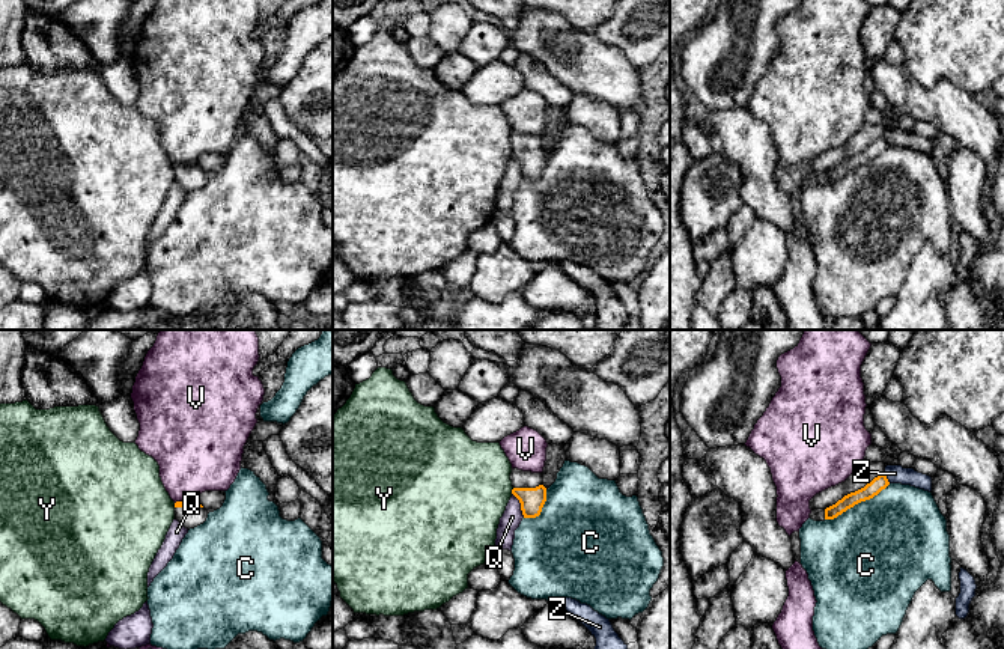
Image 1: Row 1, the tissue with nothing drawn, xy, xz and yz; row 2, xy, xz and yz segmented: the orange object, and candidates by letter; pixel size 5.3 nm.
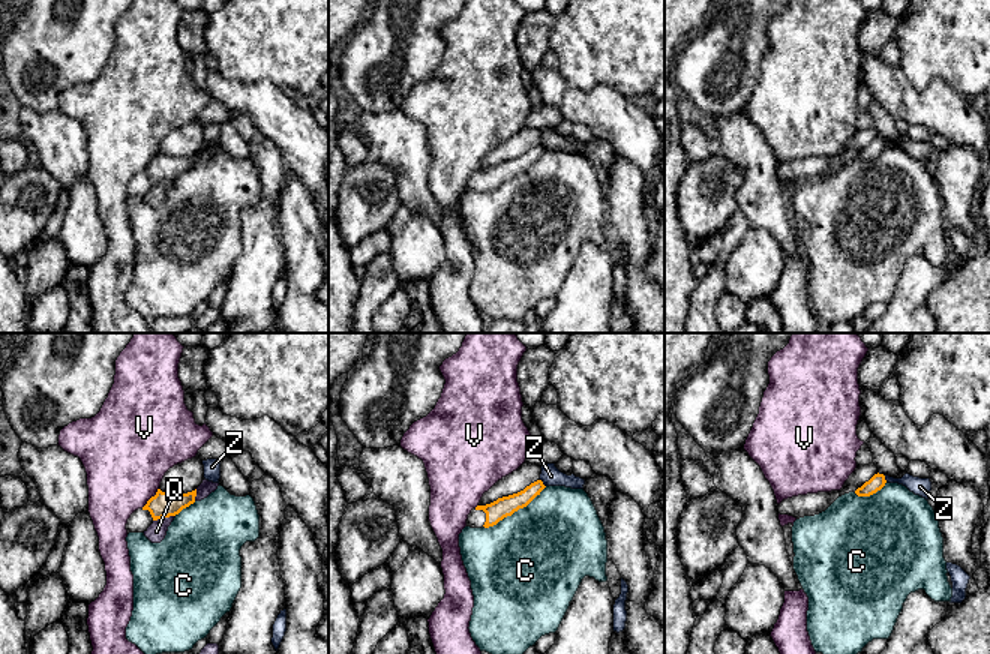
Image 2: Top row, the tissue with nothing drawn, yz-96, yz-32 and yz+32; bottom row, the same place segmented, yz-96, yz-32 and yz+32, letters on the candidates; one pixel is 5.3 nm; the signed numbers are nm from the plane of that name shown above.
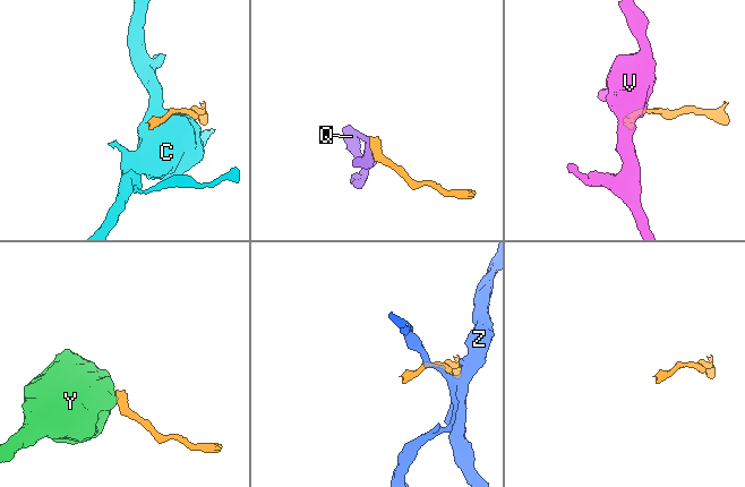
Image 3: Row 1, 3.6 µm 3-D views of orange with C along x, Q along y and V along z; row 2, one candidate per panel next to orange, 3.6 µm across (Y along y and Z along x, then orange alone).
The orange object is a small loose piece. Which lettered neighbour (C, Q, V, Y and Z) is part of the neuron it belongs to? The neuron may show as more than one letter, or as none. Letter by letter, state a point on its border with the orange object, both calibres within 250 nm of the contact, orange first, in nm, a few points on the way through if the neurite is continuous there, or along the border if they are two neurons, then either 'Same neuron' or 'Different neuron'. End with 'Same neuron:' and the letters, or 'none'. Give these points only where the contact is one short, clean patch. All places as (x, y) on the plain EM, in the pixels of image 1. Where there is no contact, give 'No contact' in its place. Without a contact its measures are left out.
C: Touches orange at yz (857, 166). Thickness 80 nm (orange) against 500 nm. Different neuron
Q: Touches orange at xz (521, 167). Thickness 130 nm (orange) against 110 nm. Boundary: xz (512, 155), (524, 179). Different neuron
V: Touches orange at xy (185, 166). Thickness 30 nm (orange) against 380 nm. Boundary: xy (197, 163), (175, 166). Different neuron
Y: Touches orange at xz (512, 154). Thickness 130 nm (orange) against 480 nm. Boundary: xz (514, 151), (511, 155). Different neuron
Z: Touches orange at yz (885, 140). Thickness 80 nm (orange) against 100 nm. Boundary: yz (884, 134), (890, 145). Different neuron
Same neuron: none

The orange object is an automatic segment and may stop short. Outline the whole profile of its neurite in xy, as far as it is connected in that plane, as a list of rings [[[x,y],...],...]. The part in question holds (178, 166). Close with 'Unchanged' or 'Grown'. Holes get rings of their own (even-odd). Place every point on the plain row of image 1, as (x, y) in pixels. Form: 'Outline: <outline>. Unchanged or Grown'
Outline: [[[175,166],[175,182],[178,182],[185,191],[194,191],[203,187],[208,181],[208,173],[199,166]]]. Grown

